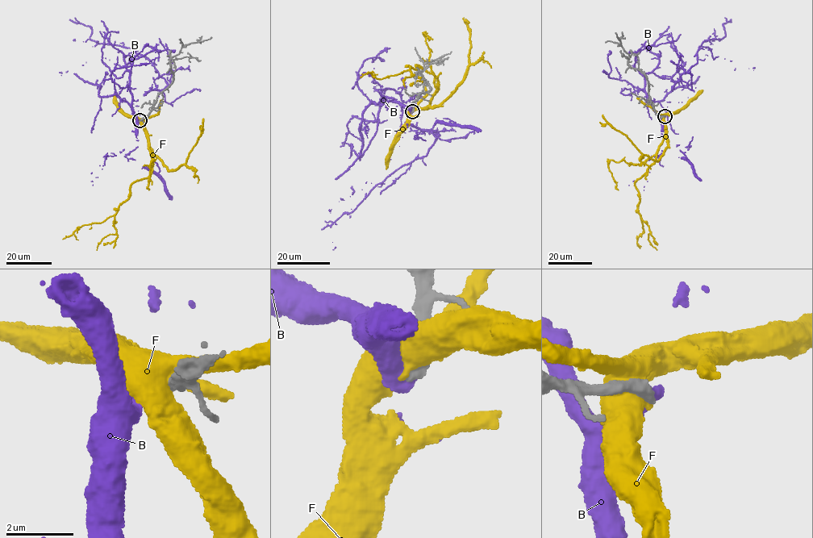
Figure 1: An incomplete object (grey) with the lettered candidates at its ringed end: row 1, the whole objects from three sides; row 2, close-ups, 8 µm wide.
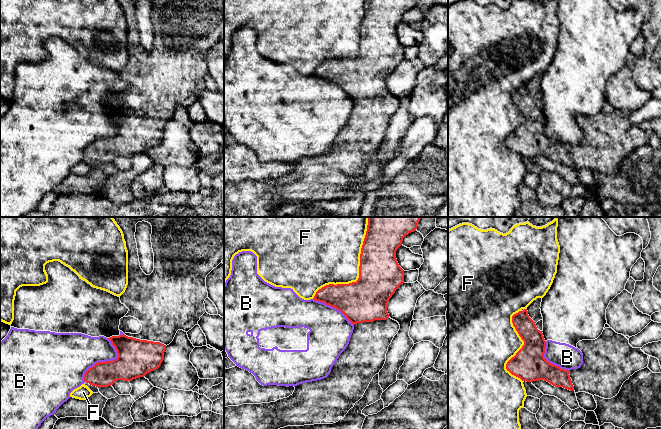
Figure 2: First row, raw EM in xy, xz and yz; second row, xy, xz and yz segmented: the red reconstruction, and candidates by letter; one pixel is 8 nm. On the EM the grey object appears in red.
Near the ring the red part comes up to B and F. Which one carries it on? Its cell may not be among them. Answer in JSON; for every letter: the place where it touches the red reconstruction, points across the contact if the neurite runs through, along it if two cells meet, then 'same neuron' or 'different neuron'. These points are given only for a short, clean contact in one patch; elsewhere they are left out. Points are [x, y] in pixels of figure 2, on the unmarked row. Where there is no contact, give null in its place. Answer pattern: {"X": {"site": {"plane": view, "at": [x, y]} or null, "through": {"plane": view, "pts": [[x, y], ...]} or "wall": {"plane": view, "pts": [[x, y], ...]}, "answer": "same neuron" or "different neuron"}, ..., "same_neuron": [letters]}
{"B": {"site": {"plane": "xy", "at": [106, 137]}, "answer": "different neuron"}, "F": {"site": {"plane": "xz", "at": [359, 51]}, "answer": "different neuron"}, "same_neuron": []}

